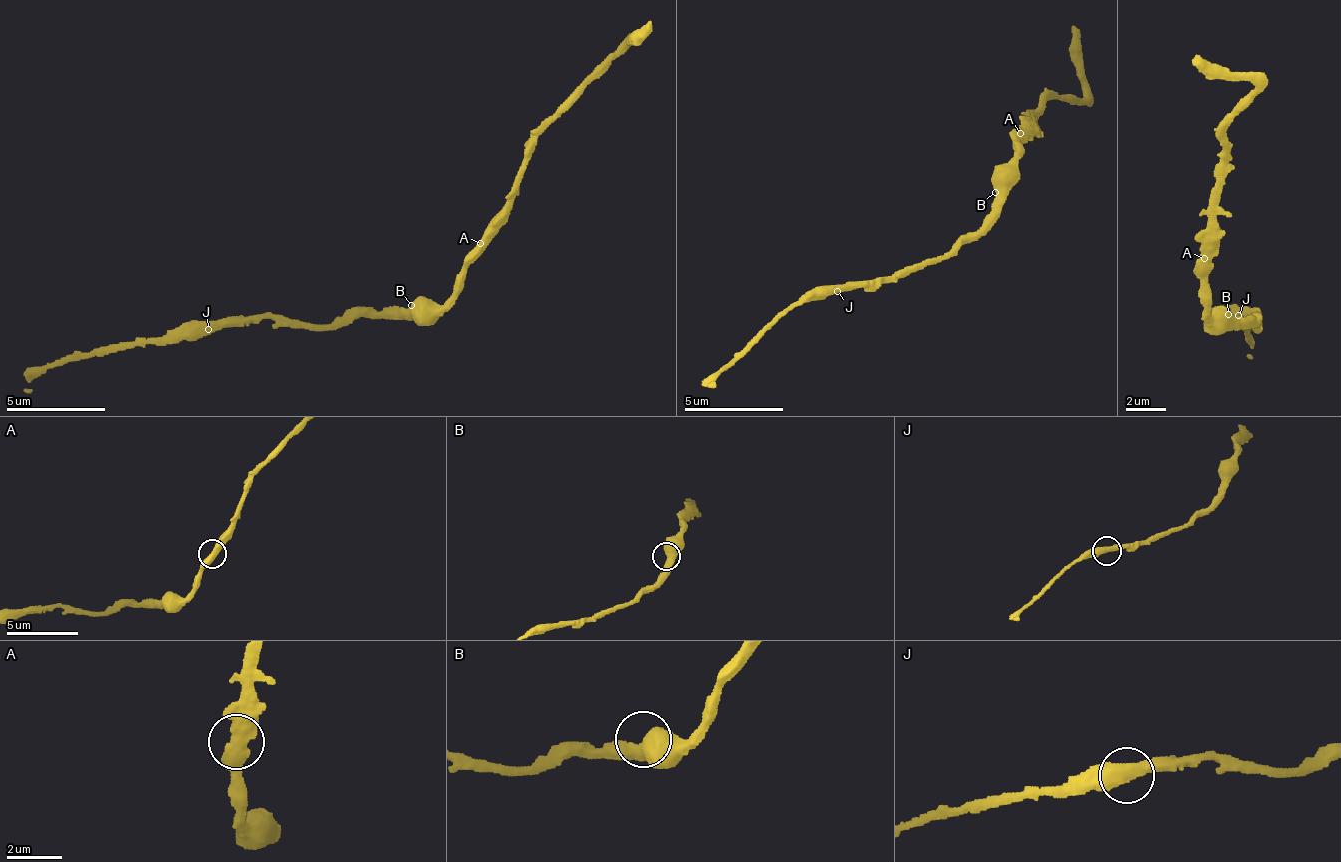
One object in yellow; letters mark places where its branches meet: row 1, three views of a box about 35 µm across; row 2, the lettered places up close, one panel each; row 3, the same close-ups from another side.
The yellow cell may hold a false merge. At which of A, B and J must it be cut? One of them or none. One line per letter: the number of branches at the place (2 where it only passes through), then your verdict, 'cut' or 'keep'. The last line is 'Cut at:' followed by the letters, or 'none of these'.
A: 2 | keep
B: 2 | keep
J: 2 | keep
Cut at: none of these

